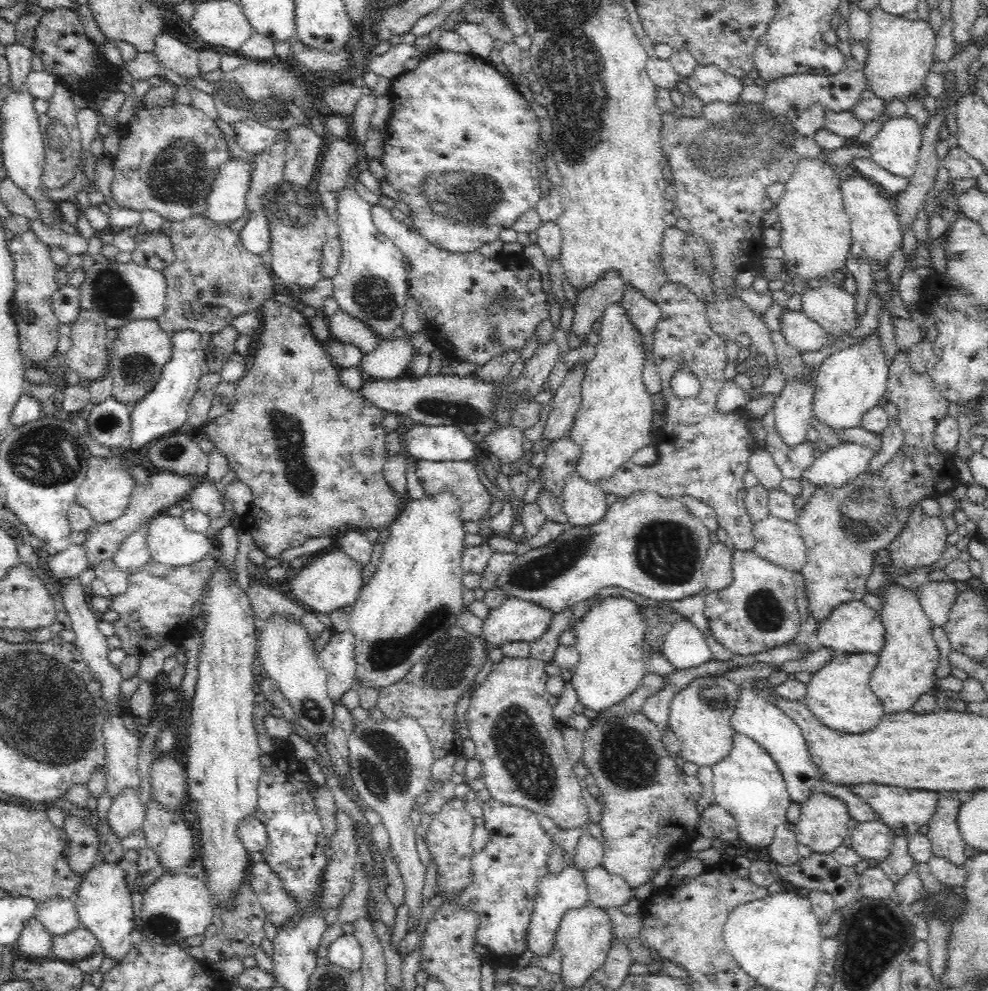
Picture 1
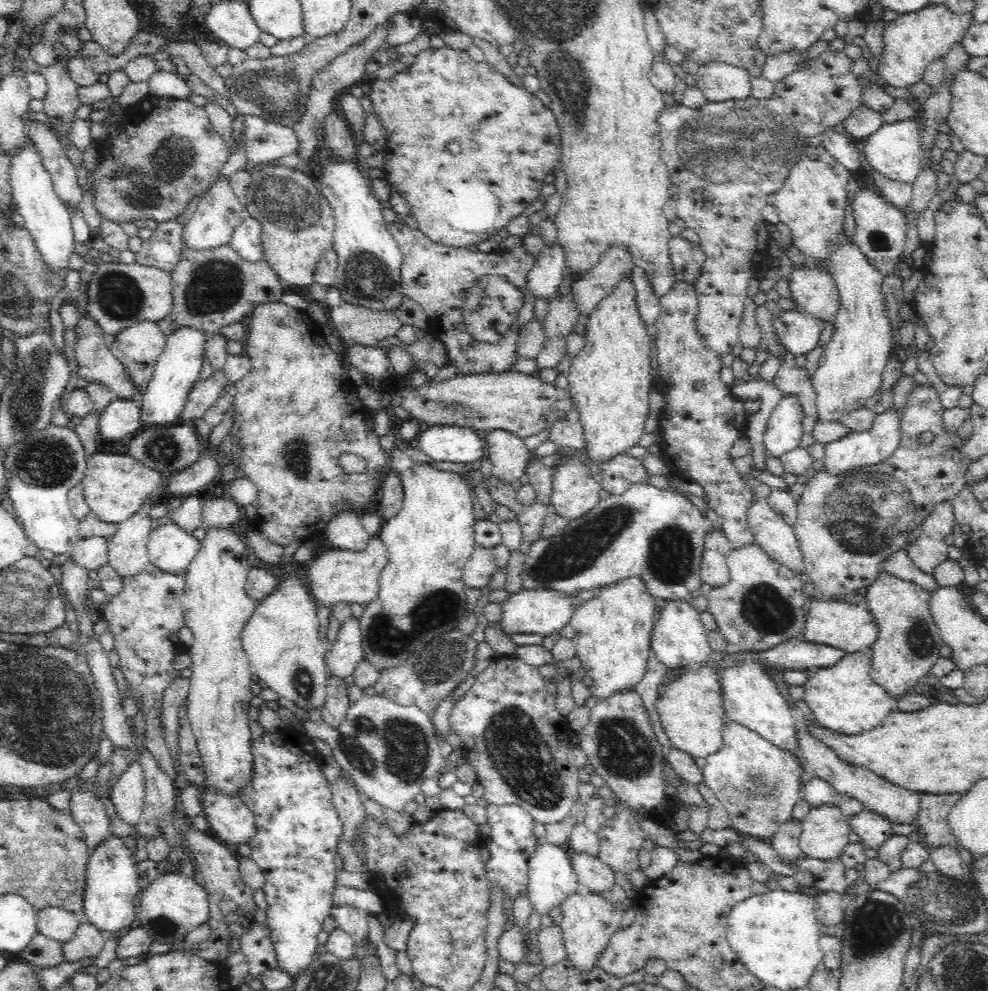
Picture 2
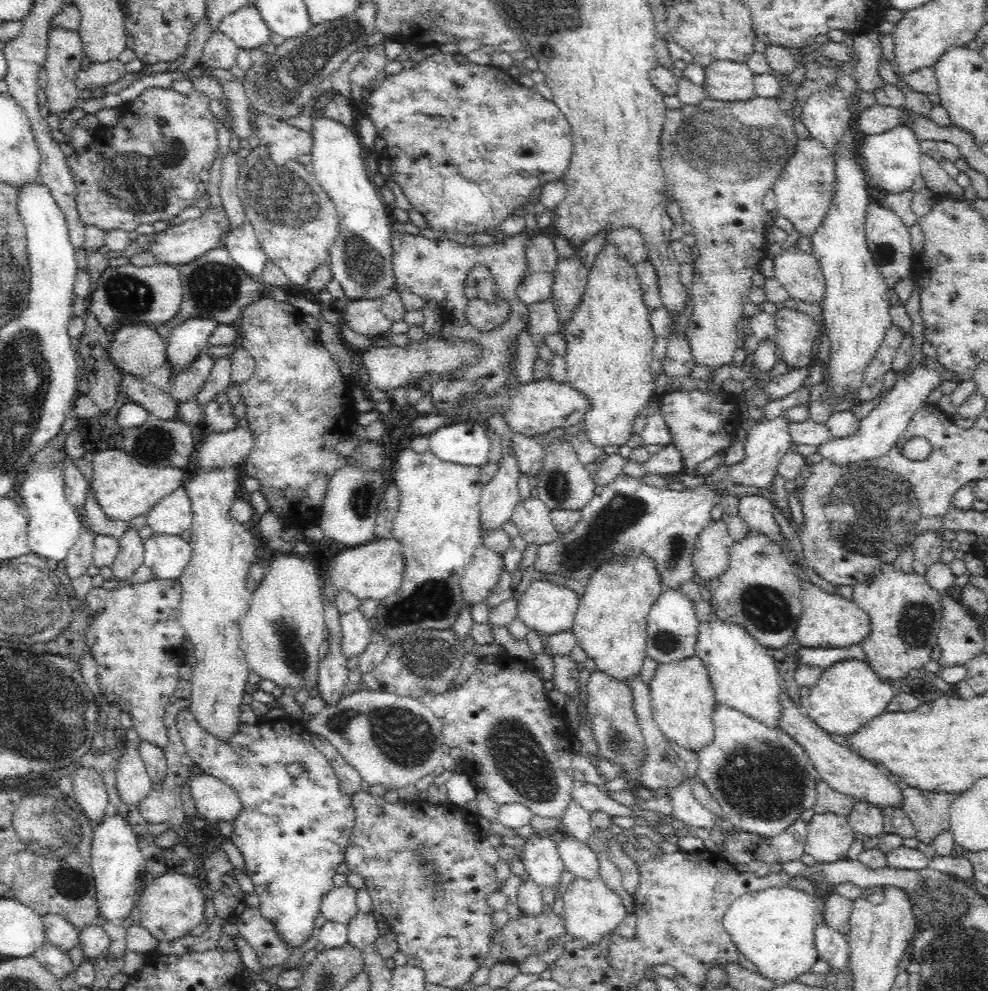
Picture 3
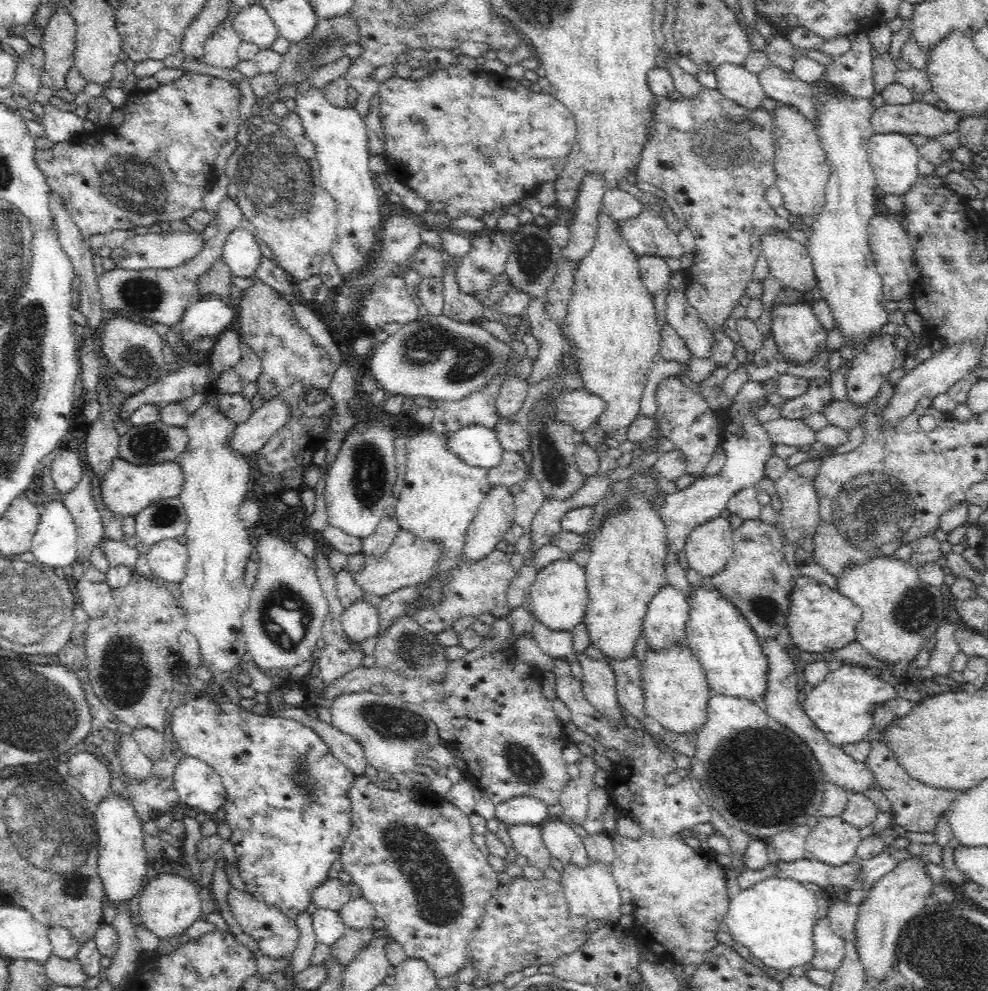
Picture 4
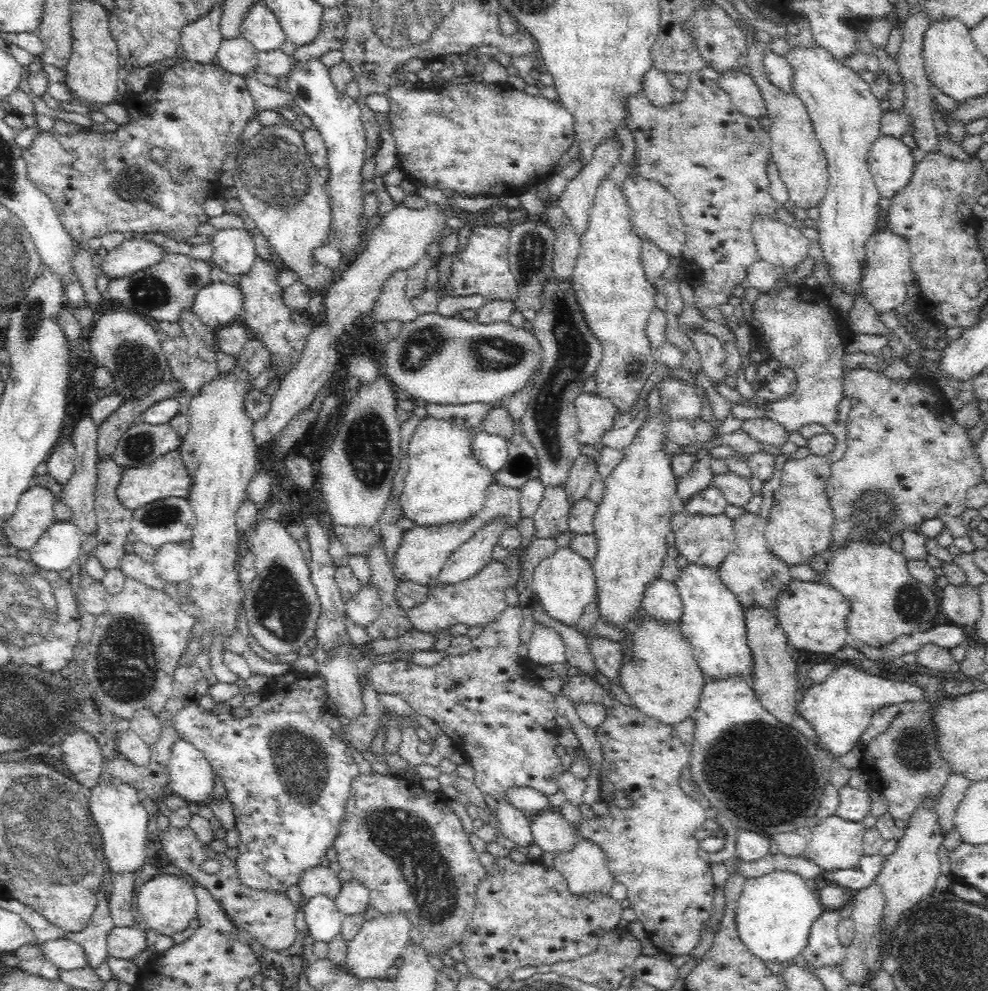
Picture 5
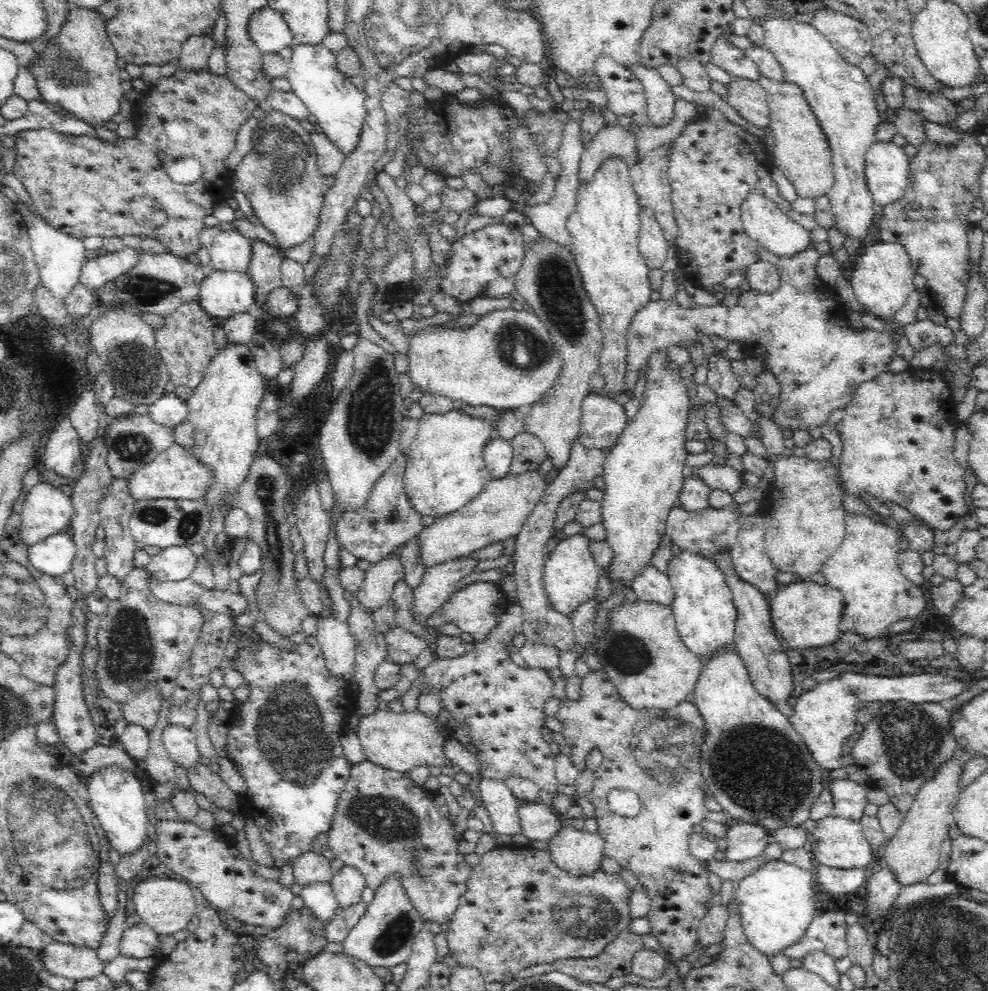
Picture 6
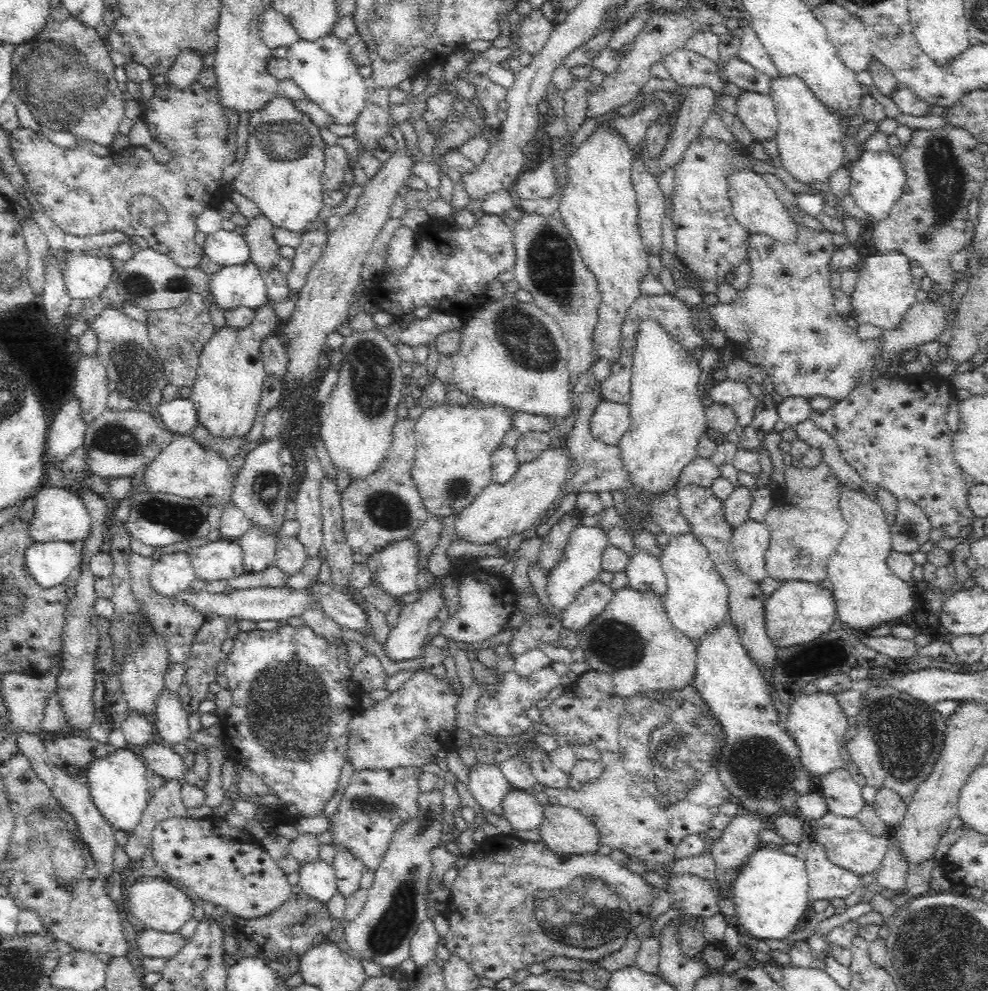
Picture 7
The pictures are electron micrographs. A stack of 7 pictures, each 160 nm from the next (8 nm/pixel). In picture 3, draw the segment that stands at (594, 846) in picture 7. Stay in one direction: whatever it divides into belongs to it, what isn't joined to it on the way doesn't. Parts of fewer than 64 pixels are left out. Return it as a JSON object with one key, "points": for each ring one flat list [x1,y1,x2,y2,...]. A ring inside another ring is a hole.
{"points":[[600,875,592,879,574,878,566,886,563,900,563,916,568,935,576,940,586,940,591,944,600,942,602,936,613,932,629,914,624,907,622,898,604,884]]}

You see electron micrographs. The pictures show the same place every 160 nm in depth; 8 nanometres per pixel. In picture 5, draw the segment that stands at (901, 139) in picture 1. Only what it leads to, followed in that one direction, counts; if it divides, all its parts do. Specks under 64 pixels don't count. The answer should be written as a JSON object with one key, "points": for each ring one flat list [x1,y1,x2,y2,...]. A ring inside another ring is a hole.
{"points":[[880,135,869,148,867,163,881,198,892,199,913,175,912,149,894,136]]}

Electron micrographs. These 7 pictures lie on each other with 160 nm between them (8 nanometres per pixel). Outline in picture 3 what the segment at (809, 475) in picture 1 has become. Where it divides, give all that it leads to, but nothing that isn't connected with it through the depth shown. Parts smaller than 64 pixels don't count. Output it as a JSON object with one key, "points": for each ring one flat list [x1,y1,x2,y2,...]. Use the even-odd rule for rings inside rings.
{"points":[[925,364,914,368,914,370,904,371,897,379,892,390,882,397,880,404,860,421,858,431,854,435,848,438,831,436,828,441,816,446,816,450,824,459,840,465,885,456,905,432,915,413,928,405,928,396,932,395,932,392,939,388,943,381,942,374,936,368,930,368]]}

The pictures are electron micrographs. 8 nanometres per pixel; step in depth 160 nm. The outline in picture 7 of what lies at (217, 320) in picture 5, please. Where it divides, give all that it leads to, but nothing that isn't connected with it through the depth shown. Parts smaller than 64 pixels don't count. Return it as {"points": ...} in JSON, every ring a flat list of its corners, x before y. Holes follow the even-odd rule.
{"points":[[251,260,228,266,210,277,209,289,213,302,222,309,236,307,258,309,268,302,265,274]]}

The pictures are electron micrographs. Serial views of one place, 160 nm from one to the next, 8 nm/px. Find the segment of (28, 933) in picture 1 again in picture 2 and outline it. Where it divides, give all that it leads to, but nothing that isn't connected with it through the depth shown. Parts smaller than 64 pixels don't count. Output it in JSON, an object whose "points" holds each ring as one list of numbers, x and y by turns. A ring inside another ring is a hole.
{"points":[[40,932,35,935,30,945,22,950,21,956,27,963,39,969,54,968,65,961,62,945,44,937]]}

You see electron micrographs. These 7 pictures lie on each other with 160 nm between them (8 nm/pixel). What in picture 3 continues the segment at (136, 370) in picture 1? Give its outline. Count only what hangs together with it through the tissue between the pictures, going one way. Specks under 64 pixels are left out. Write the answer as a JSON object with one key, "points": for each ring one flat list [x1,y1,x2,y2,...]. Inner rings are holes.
{"points":[[122,325,112,335,107,351,118,370,122,370,125,374,132,374,134,378,144,378,154,368,160,368,167,363,164,341,153,325]]}

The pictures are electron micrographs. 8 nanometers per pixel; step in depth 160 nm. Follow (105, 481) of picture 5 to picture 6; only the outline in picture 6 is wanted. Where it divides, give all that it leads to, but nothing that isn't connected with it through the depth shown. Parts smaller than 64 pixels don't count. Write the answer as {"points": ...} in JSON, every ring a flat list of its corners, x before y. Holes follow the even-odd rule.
{"points":[[114,478,110,482,108,496,100,502,101,526,106,533,104,560,107,564,107,574,116,578,120,583,128,576,134,567,134,554,136,554,136,540,132,537,129,530,130,518,135,509,134,497,130,493,128,480,124,478]]}

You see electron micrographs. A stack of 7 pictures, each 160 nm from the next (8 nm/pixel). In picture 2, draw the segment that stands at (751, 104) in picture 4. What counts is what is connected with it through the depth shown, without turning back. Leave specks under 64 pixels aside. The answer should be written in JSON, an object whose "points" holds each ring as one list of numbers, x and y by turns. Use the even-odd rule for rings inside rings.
{"points":[[714,61,700,66,695,74,696,86,710,103,751,96,751,74,746,67]]}

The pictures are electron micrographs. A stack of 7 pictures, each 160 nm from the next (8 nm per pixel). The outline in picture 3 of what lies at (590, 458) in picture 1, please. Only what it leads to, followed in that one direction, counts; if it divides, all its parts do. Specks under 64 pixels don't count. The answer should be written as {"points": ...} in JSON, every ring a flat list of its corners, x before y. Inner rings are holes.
{"points":[[608,241,587,272,584,292,573,313,562,324,562,330,558,331,558,336,566,342,567,383,591,400,591,410,583,422,587,438,598,448,626,444,633,436,638,416,655,394,656,382,650,371,650,363,655,358,652,355,655,336,650,327,650,311,660,308,662,304,658,271,654,264,646,259,632,265,618,251,616,244]]}

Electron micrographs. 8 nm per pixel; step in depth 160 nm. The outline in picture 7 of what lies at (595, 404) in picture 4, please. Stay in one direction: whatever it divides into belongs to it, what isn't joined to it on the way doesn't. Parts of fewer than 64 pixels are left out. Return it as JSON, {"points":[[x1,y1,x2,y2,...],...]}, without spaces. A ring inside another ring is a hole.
{"points":[[604,401,592,416,592,435,605,444,619,446,629,430,631,415,629,404]]}

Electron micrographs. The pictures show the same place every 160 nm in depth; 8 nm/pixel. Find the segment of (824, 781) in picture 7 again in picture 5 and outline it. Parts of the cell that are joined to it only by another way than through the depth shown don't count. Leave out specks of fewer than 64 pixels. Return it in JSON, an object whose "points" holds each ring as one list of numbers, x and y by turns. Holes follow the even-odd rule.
{"points":[[850,785,837,788,838,806,836,815,847,821,861,823,871,811,871,798,869,793]]}

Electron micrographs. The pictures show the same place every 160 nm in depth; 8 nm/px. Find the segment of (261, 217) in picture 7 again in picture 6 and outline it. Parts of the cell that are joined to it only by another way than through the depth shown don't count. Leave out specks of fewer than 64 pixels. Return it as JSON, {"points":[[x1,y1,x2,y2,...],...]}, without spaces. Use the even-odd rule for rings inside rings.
{"points":[[252,239,251,247,251,262,246,271,256,285,256,306,263,310,267,294,282,287,280,276,284,256,281,249,263,240]]}

